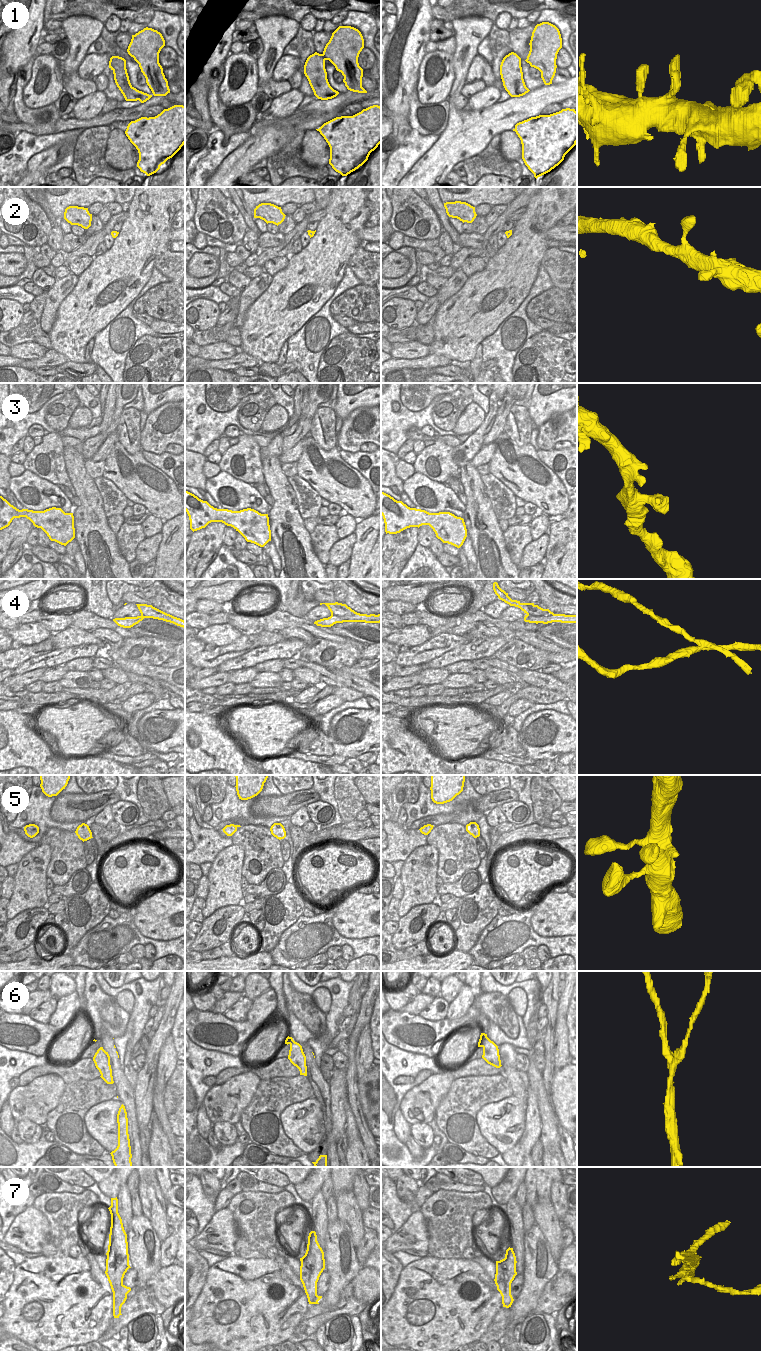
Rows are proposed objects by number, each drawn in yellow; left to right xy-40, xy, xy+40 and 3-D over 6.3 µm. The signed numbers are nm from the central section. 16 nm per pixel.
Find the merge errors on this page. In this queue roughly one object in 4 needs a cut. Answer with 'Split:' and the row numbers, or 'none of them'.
Split: 4, 6, 7

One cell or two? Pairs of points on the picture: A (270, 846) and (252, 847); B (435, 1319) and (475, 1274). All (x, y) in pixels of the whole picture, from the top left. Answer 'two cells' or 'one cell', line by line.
A: one cell
B: one cell

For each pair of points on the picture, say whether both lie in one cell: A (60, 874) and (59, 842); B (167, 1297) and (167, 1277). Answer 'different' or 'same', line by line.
A: same
B: same

